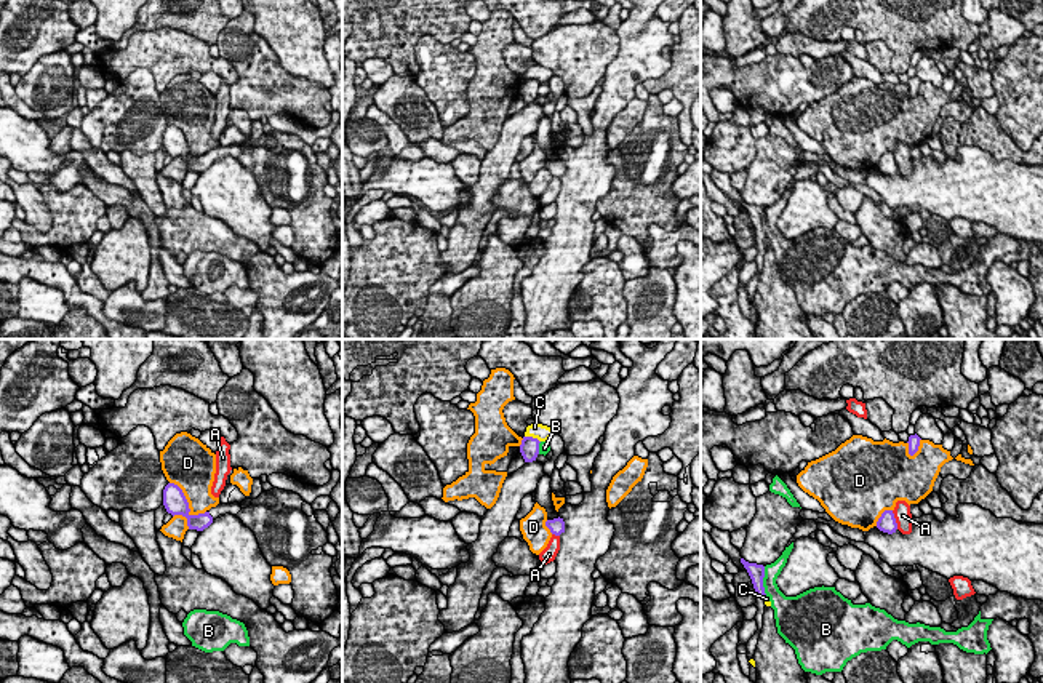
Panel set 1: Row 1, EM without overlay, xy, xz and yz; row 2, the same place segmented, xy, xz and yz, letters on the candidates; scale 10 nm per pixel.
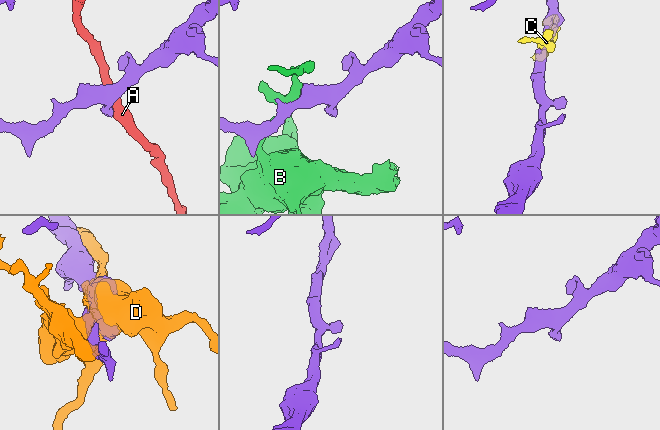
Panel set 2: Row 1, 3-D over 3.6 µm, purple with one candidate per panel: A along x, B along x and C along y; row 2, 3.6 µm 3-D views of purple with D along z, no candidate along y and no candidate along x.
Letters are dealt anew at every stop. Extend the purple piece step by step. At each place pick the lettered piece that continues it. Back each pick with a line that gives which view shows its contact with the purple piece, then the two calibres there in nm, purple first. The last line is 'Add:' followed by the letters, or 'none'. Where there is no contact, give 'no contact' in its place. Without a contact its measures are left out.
Add: none

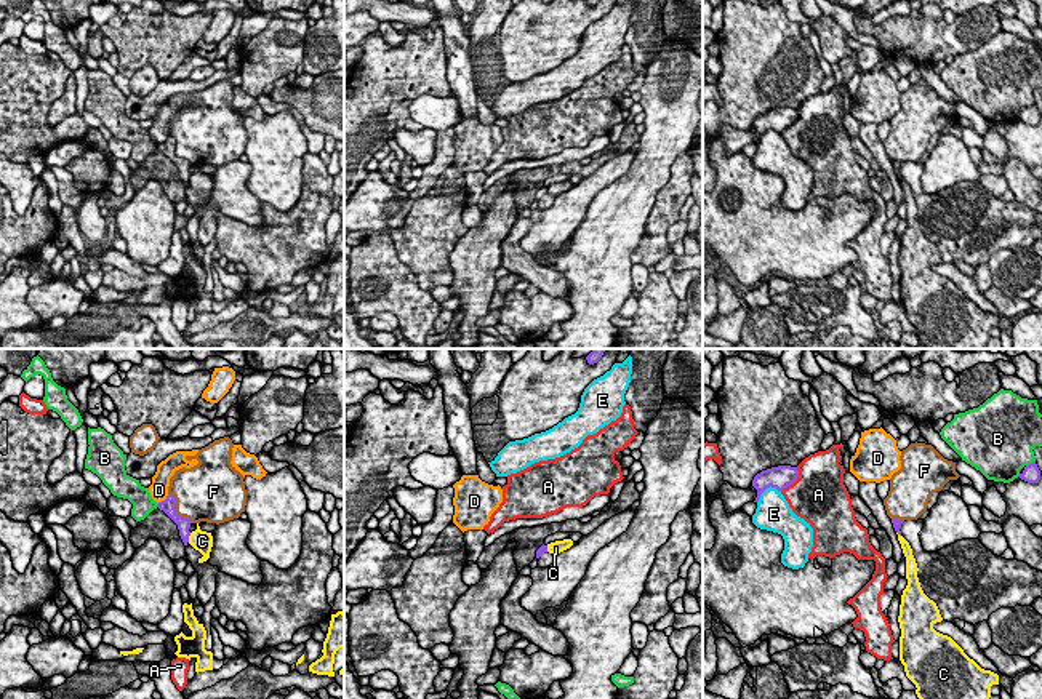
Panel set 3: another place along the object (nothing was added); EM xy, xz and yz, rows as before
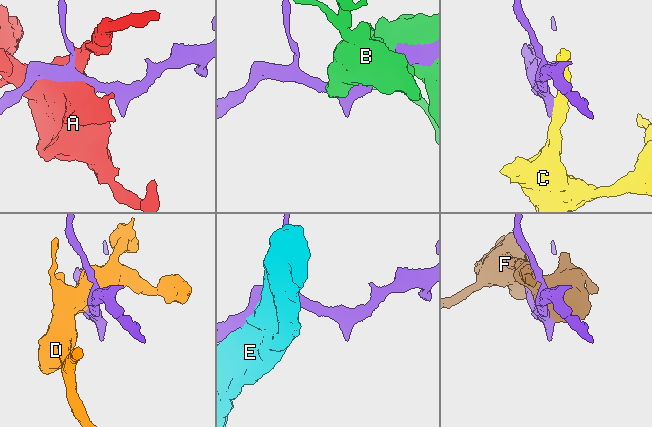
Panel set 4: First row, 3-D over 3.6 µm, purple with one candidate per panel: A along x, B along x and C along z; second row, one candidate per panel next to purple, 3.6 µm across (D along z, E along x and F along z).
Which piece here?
Add: none

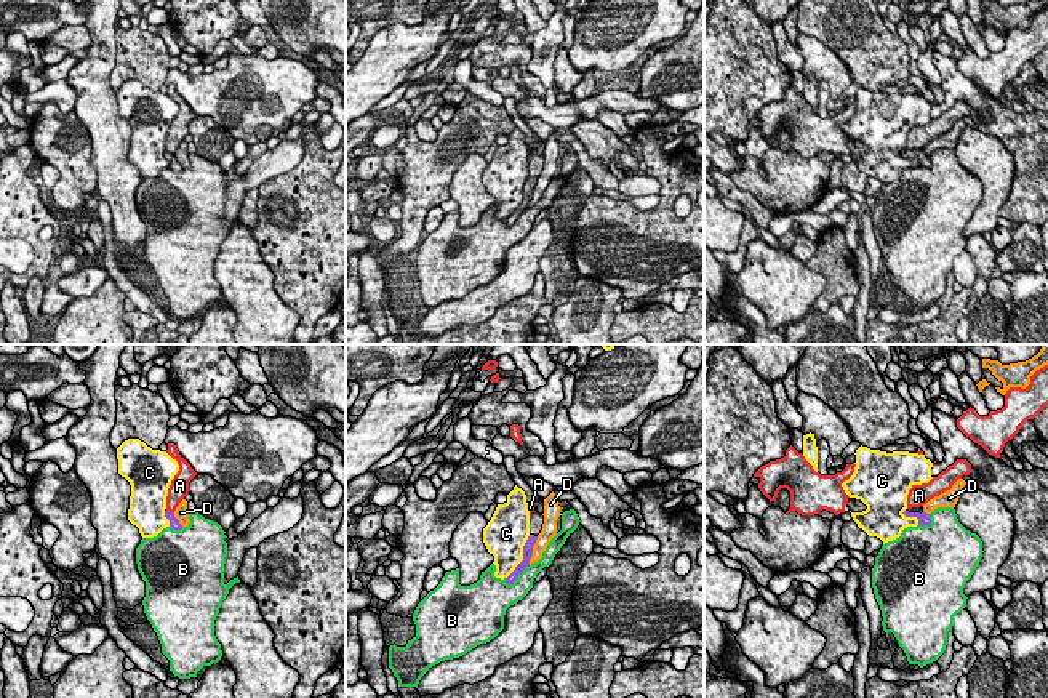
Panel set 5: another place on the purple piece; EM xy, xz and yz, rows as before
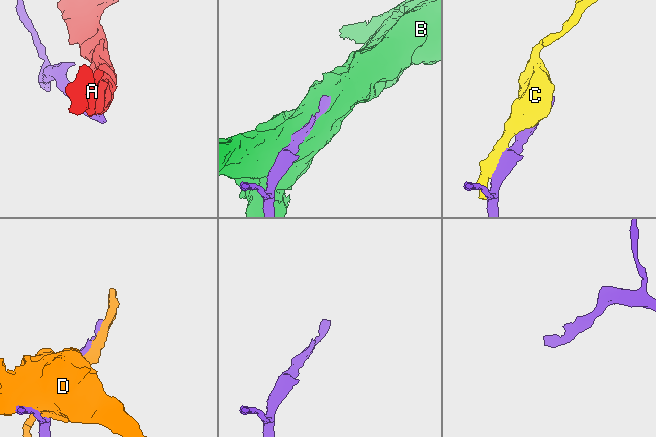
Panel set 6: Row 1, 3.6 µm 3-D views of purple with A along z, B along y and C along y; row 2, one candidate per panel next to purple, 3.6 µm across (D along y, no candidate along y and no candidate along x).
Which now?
Add: none

